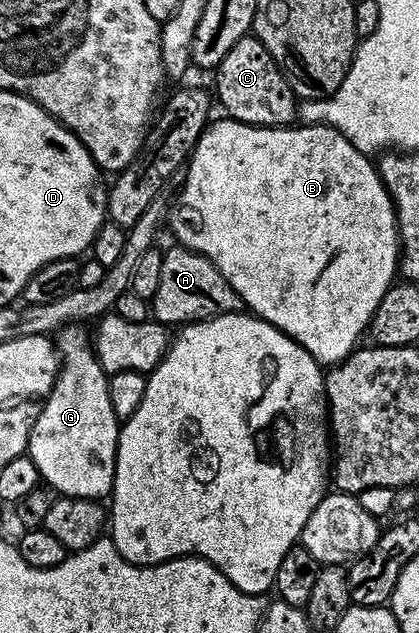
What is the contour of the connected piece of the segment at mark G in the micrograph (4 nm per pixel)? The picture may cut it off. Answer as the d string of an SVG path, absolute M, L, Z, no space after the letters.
M69 325L55 336L60 373L56 376L51 393L43 400L40 416L34 421L26 454L34 461L41 480L61 496L100 501L112 494L112 482L116 476L116 442L122 423L114 417L114 409L110 409L108 375L96 360L89 332L87 335L84 330L83 326Z

